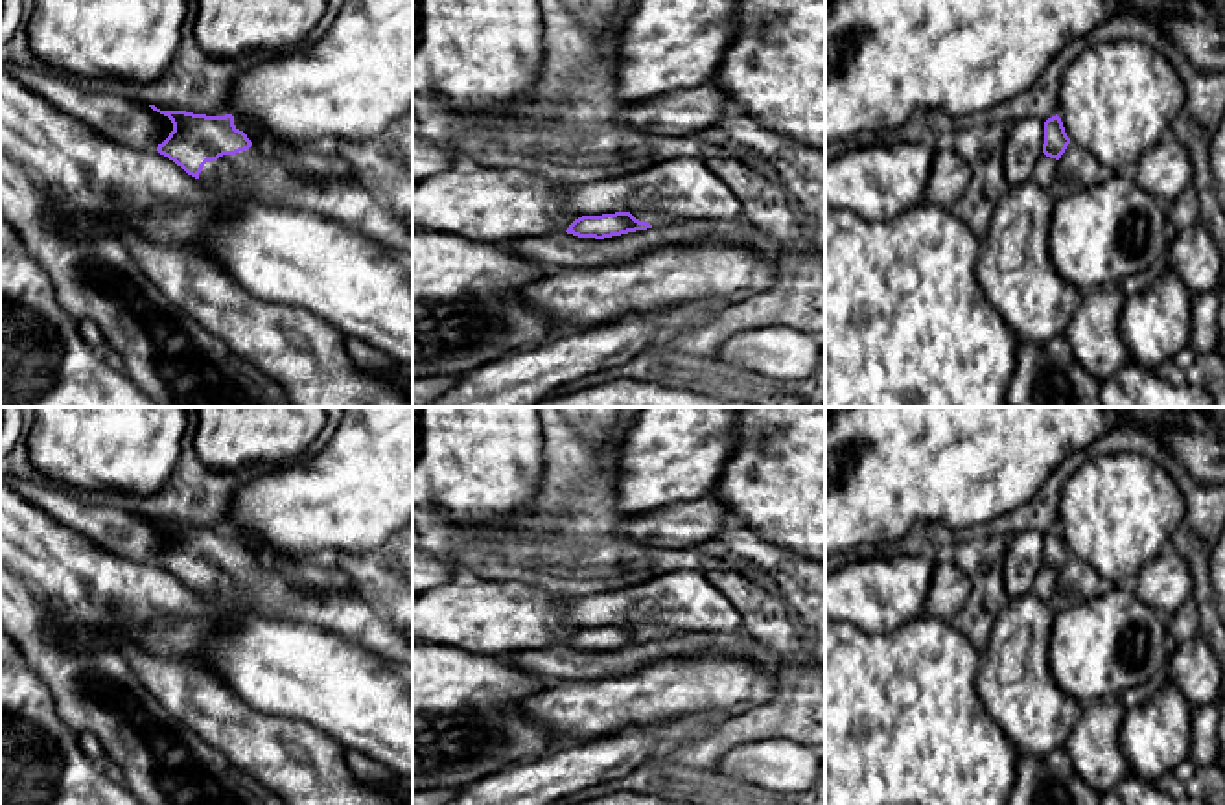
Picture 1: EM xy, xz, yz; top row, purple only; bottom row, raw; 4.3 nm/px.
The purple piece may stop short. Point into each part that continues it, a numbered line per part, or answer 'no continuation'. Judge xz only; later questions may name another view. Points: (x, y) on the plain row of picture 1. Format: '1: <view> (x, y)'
1: xz (654, 630)

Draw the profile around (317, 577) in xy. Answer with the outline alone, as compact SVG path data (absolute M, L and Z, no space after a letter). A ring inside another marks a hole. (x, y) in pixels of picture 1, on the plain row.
M258 556L258 562L286 577L304 593L352 597L352 580L328 558L298 562L280 556Z

